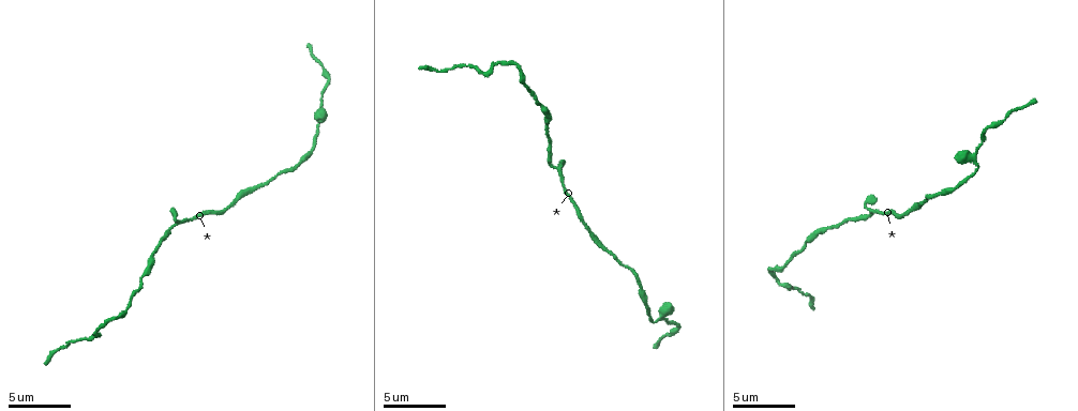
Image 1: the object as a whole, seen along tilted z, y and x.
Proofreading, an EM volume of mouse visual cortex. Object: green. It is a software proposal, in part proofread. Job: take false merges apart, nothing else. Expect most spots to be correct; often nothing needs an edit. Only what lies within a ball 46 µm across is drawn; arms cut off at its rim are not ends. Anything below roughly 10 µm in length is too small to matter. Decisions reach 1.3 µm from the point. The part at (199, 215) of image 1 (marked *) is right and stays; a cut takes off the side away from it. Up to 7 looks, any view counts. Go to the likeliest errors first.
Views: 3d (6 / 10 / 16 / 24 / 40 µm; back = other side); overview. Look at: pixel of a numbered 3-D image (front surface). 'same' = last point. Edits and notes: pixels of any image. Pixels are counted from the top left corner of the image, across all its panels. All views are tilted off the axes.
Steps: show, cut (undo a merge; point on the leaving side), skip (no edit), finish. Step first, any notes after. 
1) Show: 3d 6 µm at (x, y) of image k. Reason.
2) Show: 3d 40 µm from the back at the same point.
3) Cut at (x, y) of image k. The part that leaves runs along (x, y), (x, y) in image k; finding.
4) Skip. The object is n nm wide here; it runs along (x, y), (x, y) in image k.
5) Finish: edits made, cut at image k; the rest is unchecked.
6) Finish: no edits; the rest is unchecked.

Show: 3d 10 µm at (557, 171) of image 1. Side arm on a straight run.

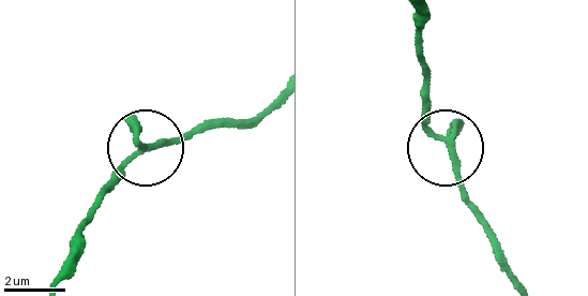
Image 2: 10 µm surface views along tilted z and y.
Skip. The object is 170 nm wide here; it runs along (469, 200), (419, 94) in image 2; one neuron here.

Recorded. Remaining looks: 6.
Show: 3d 10 µm at (828, 229) of image 1. Calibre changes.

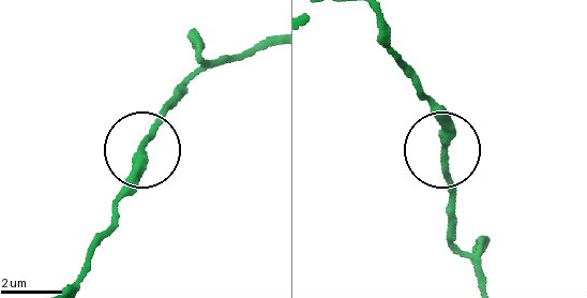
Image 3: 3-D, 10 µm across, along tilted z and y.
Skip. It runs along (255, 50), (177, 84), (133, 153), (113, 222) in image 3; one neuron here.

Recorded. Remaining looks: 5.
Show: 3d 10 µm at (777, 268) of image 1. Calibre changes.

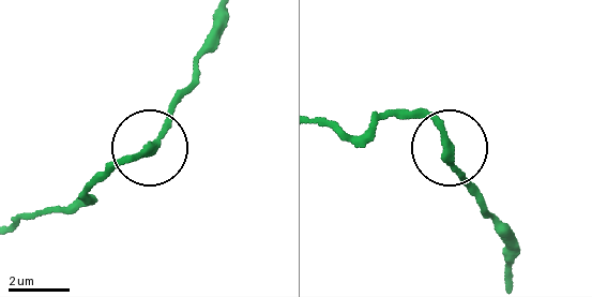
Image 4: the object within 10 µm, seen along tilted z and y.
Show: 3d 10 µm from the back at (447, 154) of image 4. From behind.

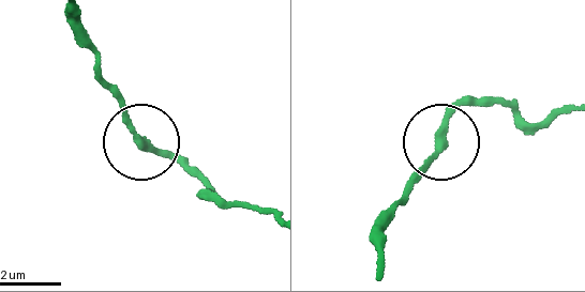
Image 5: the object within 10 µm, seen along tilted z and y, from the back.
Skip. It runs along (378, 260), (388, 223), (408, 200), (440, 128), (482, 102) in image 5; all the same neuron.

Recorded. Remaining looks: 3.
Show: 3d 10 µm at (253, 188) of image 1. Sudden change in width.

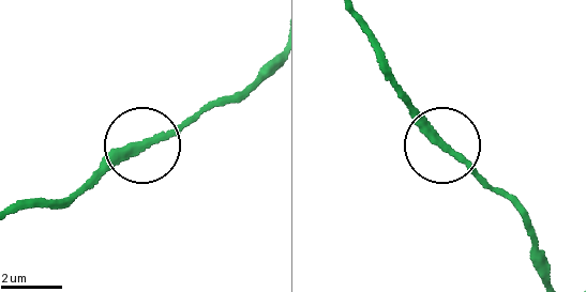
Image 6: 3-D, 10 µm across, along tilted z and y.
Skip. It runs along (10, 211), (55, 203), (211, 103) in image 6; all the same neuron.

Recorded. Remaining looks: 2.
Finish: no edits; the rest is unchecked.

